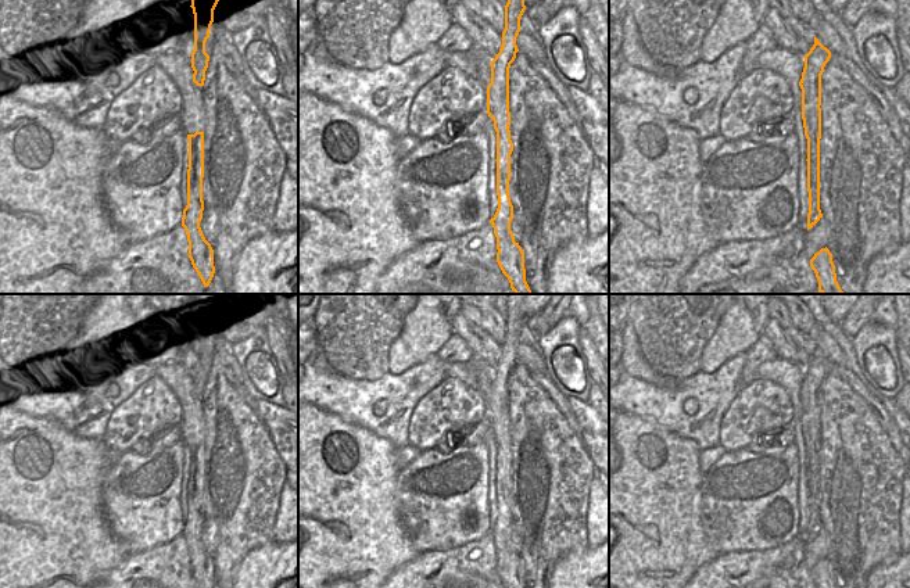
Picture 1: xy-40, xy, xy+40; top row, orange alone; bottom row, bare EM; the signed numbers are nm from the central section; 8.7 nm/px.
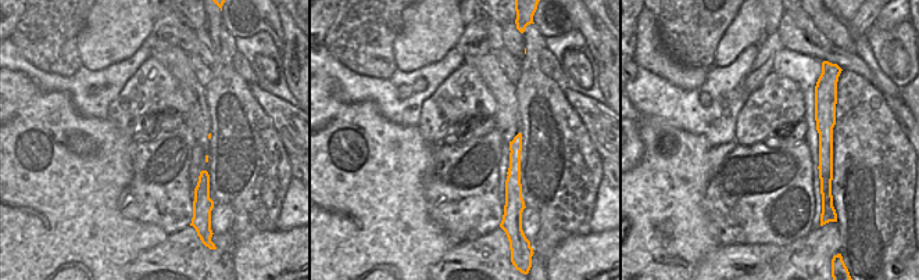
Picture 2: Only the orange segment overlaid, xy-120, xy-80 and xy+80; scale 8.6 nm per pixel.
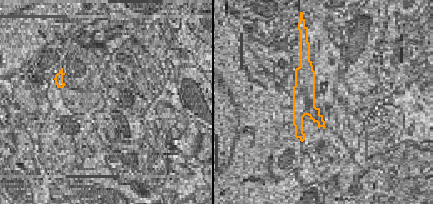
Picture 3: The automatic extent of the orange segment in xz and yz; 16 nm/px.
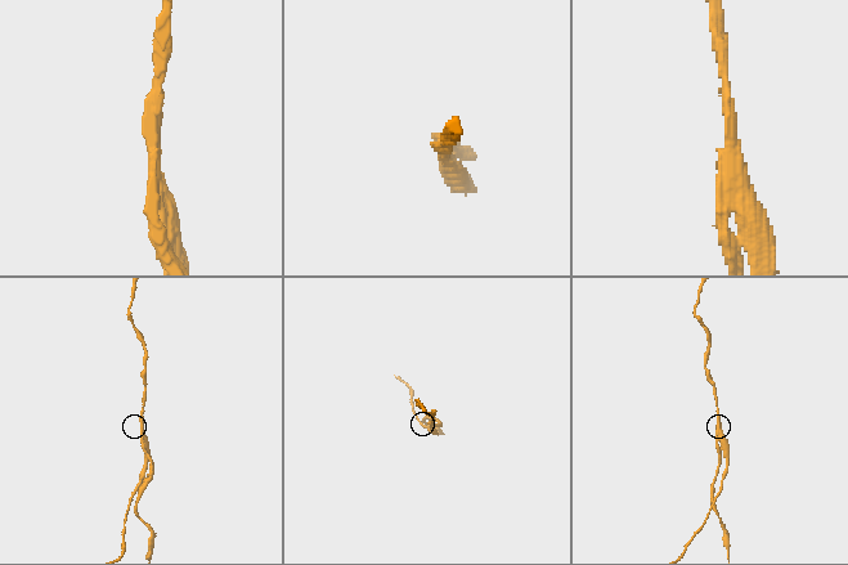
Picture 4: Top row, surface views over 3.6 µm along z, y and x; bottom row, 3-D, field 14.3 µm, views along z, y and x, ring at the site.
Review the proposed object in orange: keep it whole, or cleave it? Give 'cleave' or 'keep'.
cleave

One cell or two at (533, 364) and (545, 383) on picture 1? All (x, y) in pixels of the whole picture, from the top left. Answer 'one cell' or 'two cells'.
two cells

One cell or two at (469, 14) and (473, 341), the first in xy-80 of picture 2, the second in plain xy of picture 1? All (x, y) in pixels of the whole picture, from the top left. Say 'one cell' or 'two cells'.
one cell

